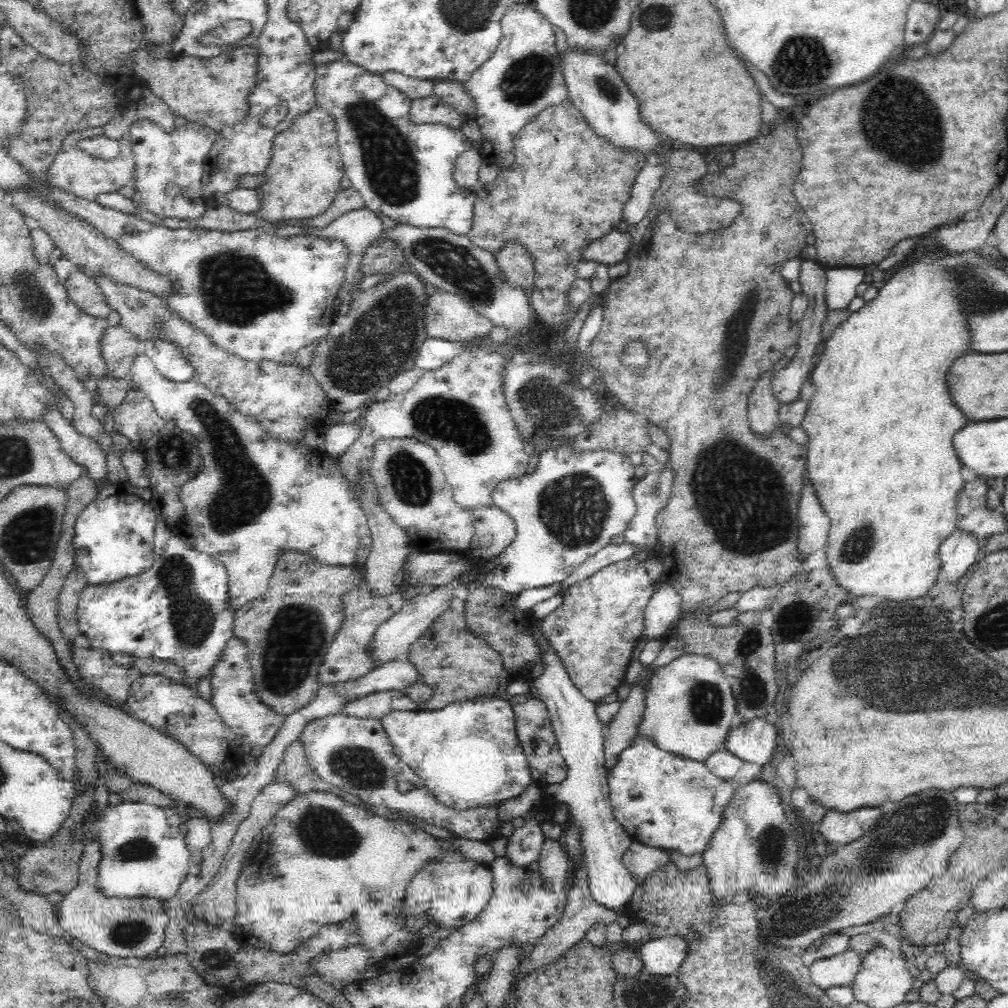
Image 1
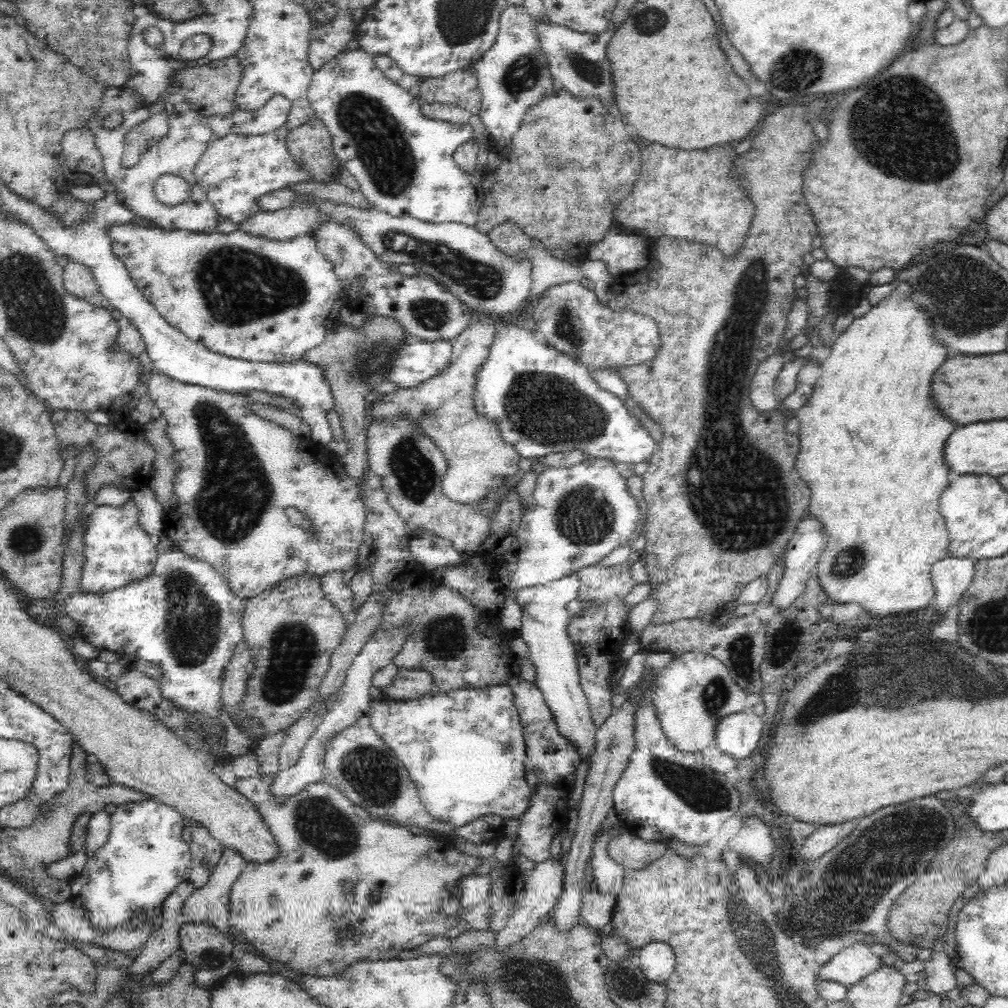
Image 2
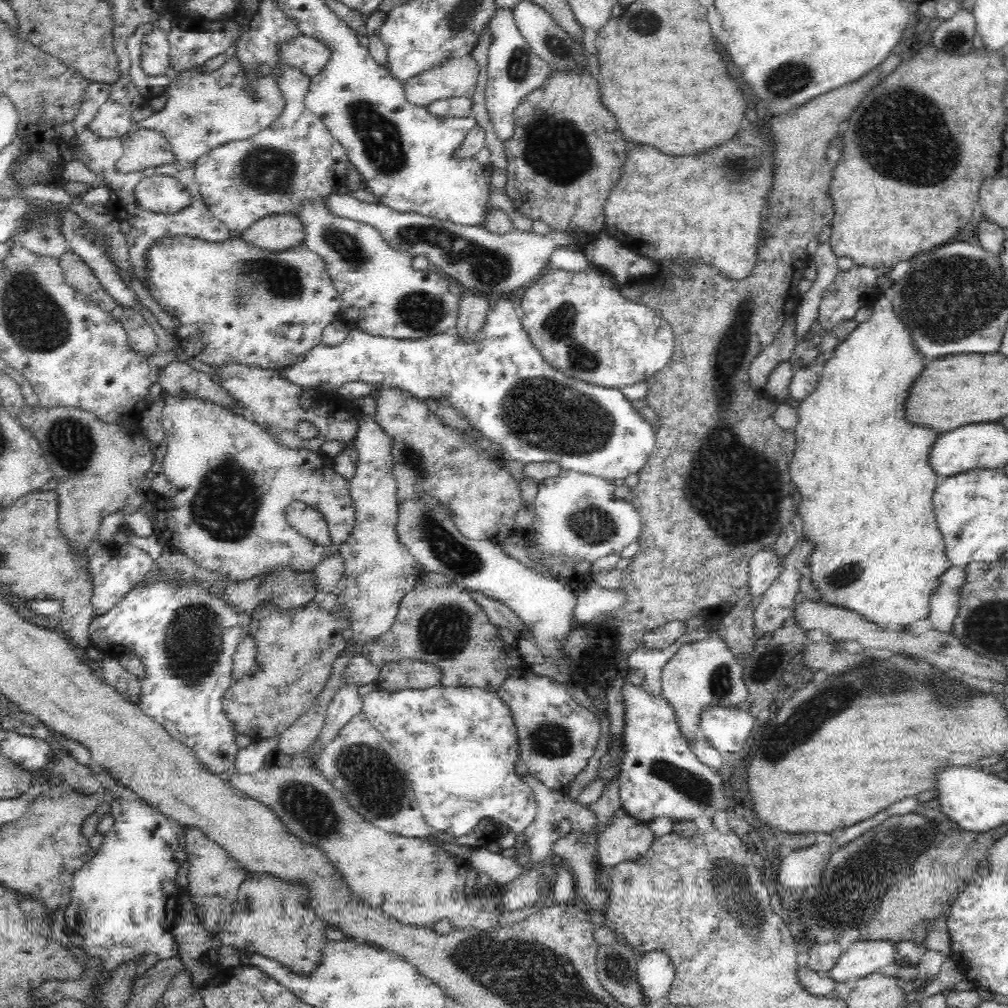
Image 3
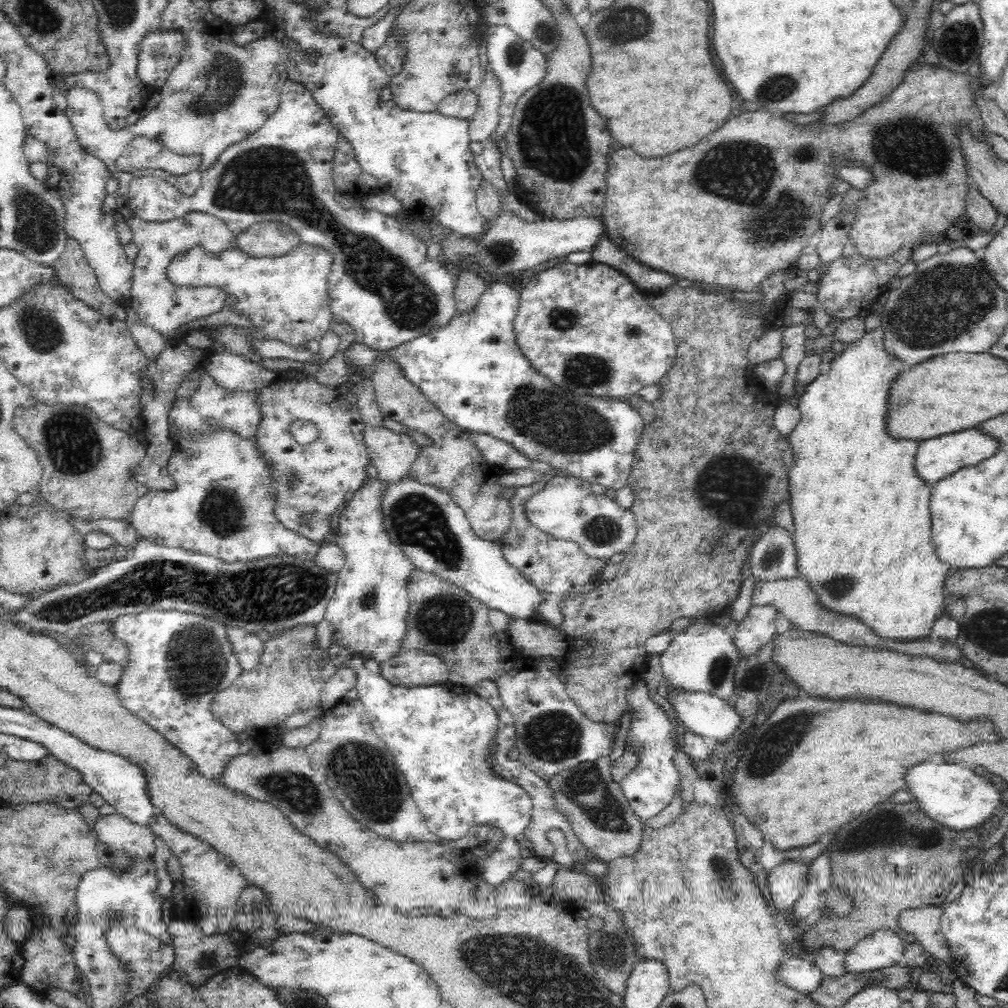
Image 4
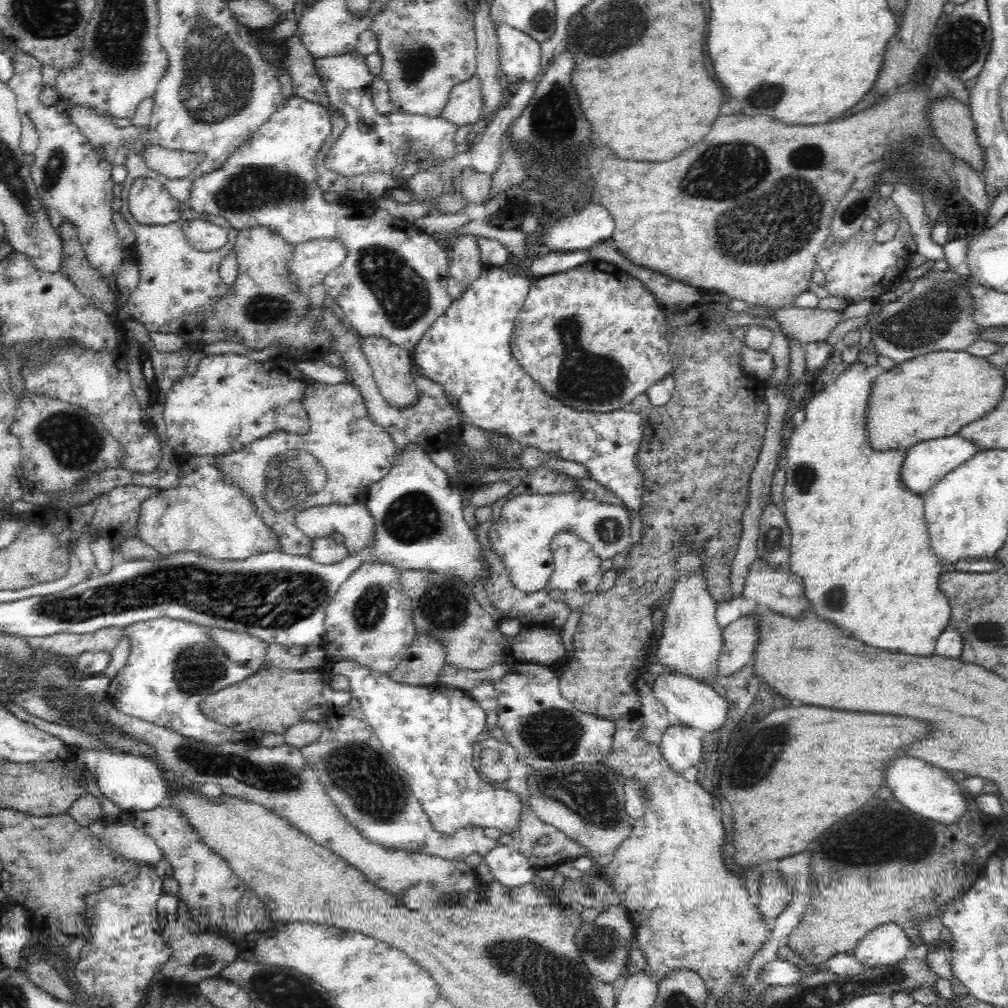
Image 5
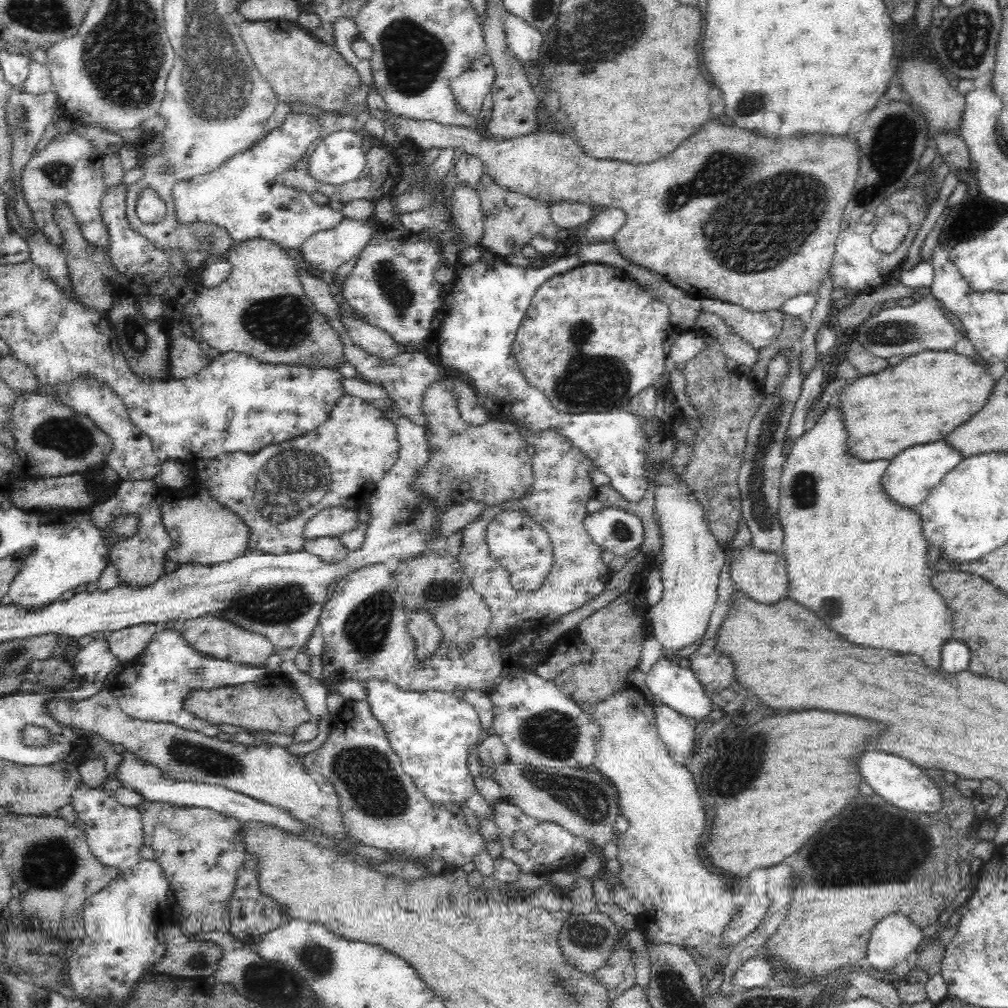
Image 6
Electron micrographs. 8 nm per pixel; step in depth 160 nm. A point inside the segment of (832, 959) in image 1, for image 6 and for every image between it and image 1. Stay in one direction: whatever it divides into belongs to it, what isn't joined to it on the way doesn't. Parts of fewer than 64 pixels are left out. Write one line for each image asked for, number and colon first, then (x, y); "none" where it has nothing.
2: (848, 966)
3: (862, 958)
4: (882, 948)
5: (887, 944)
6: (894, 937)

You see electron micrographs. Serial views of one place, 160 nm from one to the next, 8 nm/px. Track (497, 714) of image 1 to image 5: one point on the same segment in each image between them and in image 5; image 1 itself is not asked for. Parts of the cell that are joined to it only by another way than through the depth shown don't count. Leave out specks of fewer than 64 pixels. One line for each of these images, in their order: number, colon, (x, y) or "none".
2: (465, 750)
3: (458, 745)
4: (440, 735)
5: (430, 731)

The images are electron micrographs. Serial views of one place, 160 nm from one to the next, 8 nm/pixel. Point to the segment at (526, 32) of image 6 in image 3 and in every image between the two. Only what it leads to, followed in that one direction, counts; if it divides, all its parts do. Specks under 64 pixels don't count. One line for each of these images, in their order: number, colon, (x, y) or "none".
3: (513, 70)
4: (519, 66)
5: (519, 56)

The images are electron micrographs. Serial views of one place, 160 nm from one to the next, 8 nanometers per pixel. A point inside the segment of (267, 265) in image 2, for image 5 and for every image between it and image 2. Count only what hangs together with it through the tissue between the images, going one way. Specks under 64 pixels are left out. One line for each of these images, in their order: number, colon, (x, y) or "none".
3: (233, 303)
4: (285, 297)
5: (313, 261)

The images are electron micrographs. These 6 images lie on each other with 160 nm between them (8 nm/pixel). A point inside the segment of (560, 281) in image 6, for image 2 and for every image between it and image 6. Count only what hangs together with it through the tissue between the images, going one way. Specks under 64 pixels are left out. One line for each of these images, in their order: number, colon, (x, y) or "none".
2: (573, 322)
3: (581, 324)
4: (588, 329)
5: (570, 321)

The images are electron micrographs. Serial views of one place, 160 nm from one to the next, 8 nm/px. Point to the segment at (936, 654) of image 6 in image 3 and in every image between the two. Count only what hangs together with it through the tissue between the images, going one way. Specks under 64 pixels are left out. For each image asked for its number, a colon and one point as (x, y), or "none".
3: (865, 487)
4: (862, 525)
5: (859, 542)

